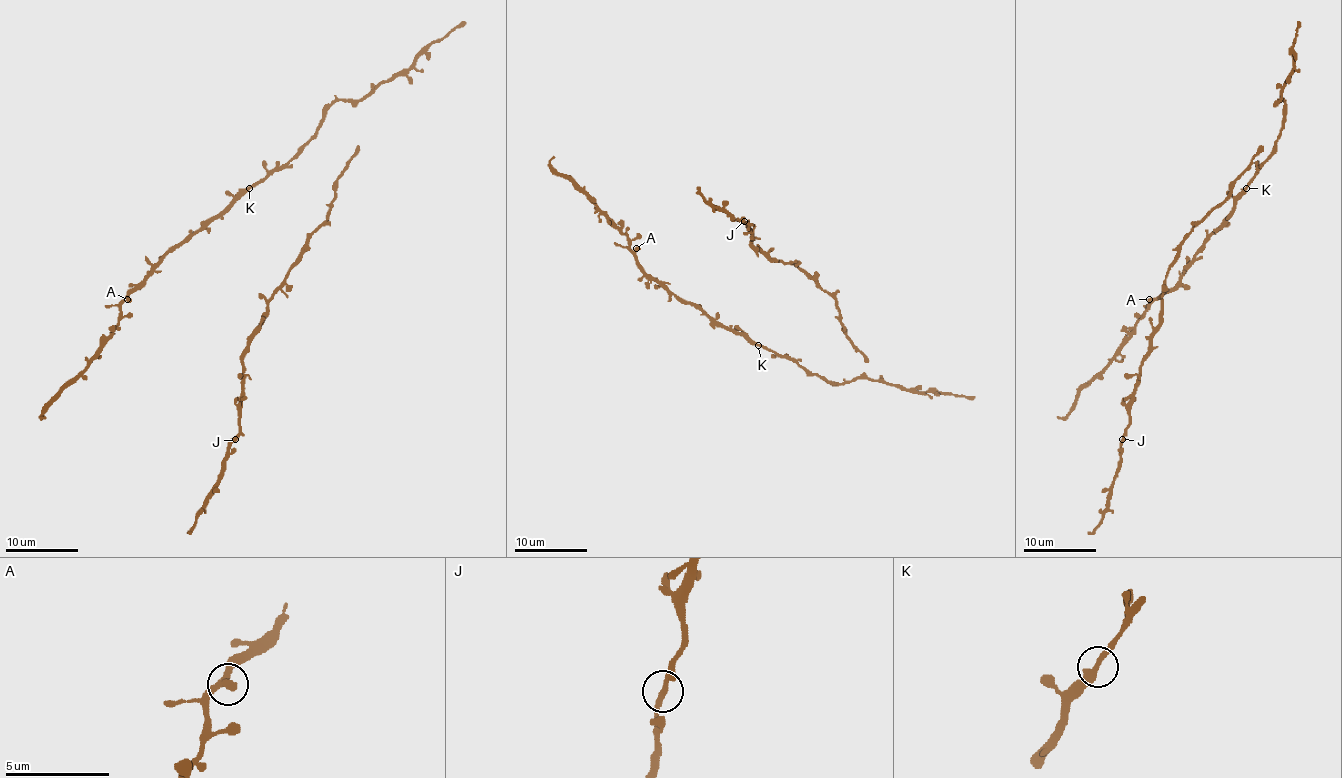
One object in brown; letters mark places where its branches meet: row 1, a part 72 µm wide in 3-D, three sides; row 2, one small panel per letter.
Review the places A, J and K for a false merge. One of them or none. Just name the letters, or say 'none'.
none

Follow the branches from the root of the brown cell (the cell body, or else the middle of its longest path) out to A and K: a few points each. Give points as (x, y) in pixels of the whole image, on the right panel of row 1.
A: (1275, 105), (1284, 103), (1284, 127), (1275, 150), (1184, 276), (1149, 299)
K: (1275, 105), (1282, 99), (1284, 103), (1284, 127), (1275, 143), (1275, 150), (1259, 167), (1246, 188)

